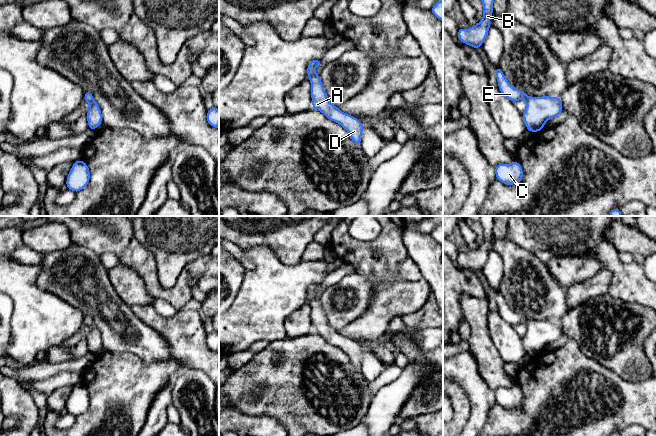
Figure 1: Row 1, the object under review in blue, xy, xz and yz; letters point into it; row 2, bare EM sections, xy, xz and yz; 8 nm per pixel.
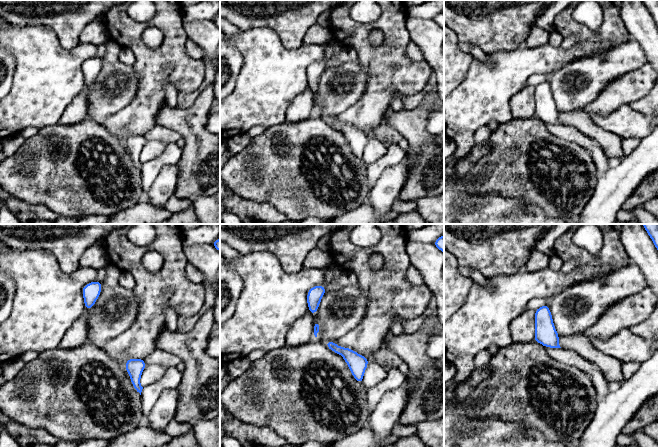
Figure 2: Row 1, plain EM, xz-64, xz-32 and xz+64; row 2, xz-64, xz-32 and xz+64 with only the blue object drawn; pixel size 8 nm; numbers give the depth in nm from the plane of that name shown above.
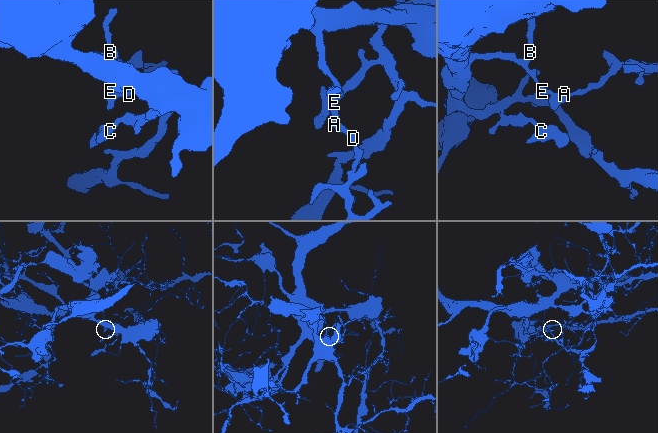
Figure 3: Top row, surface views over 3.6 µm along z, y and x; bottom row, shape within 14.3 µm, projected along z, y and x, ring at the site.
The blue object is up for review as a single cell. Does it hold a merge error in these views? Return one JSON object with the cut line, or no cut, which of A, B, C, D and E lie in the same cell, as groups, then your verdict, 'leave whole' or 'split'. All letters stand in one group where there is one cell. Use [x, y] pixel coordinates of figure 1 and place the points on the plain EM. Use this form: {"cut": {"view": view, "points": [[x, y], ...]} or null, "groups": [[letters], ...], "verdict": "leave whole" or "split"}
{"cut": null, "groups": [["A", "B", "C", "D", "E"]], "verdict": "leave whole"}

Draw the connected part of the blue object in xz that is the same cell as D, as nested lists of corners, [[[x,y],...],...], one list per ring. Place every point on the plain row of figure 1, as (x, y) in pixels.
[[[314,283],[307,290],[308,303],[311,305],[312,333],[322,336],[328,343],[340,348],[348,356],[351,364],[361,370],[361,360],[365,350],[358,342],[342,336],[328,325],[319,298],[315,297],[315,292],[321,289],[320,283]]]

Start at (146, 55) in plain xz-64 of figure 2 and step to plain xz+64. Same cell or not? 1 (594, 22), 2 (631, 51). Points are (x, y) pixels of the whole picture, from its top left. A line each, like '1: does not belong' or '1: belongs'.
1: does not belong
2: does not belong

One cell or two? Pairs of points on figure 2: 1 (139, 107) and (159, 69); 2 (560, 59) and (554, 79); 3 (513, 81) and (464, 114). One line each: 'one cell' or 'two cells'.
1: one cell
2: two cells
3: one cell

